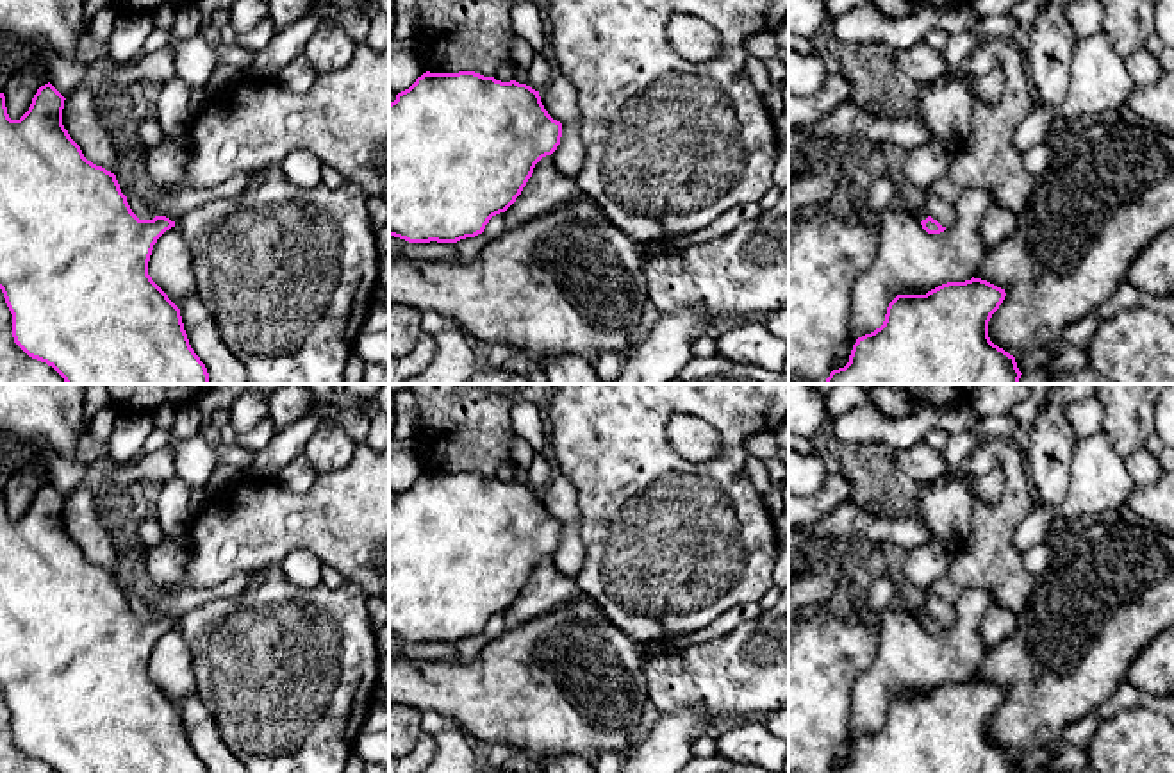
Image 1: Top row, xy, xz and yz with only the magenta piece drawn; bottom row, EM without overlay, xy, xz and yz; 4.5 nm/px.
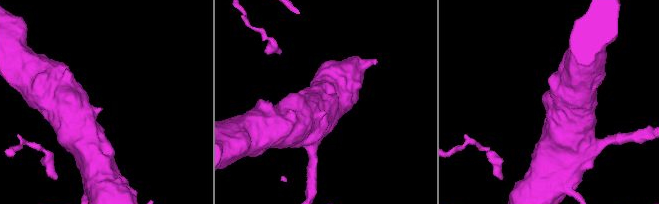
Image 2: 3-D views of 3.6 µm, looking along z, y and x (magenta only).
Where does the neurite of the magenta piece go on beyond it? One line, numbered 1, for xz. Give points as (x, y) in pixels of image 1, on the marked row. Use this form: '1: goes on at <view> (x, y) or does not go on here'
1: does not go on here

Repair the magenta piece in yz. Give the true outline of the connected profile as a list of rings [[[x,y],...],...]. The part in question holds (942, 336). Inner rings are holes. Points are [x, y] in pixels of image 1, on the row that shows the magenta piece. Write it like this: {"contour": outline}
{"contour": [[[981,280],[947,282],[926,295],[897,295],[880,328],[856,339],[849,362],[833,370],[824,384],[1019,384],[1015,357],[988,337],[988,321],[1003,303],[1005,289]]]}

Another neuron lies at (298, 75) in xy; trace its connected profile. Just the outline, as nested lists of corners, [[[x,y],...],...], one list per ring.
[[[298,54],[284,70],[275,77],[284,87],[294,93],[305,93],[312,87],[318,71],[309,64],[305,54]]]

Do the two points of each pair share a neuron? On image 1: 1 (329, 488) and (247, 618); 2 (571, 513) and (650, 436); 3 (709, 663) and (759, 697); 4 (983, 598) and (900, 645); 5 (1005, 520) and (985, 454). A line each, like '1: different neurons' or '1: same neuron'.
1: different neurons
2: different neurons
3: same neuron
4: same neuron
5: same neuron

